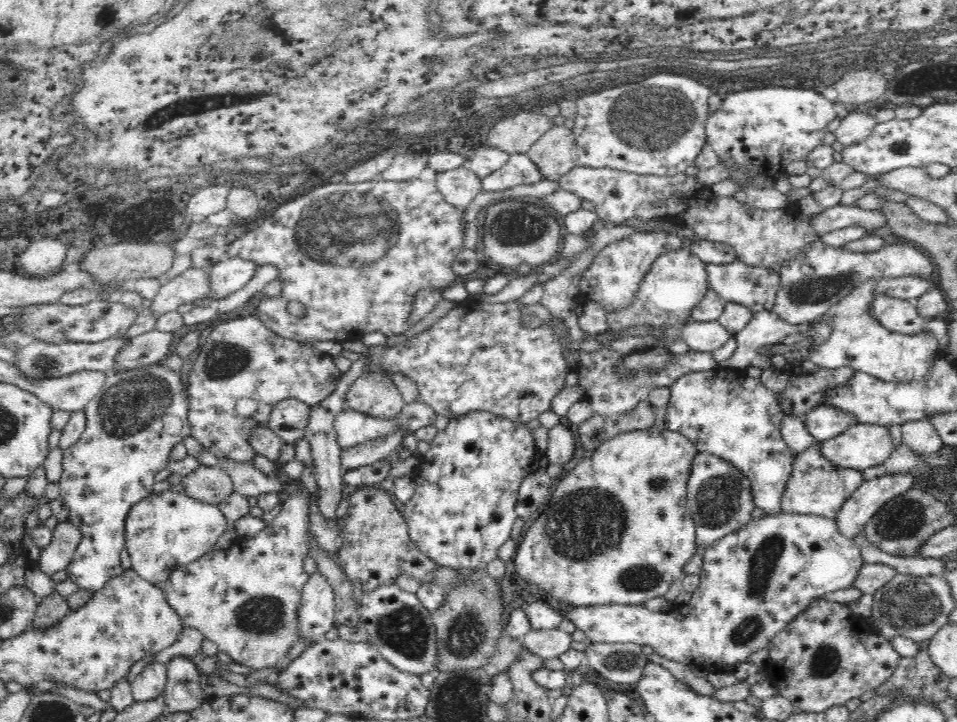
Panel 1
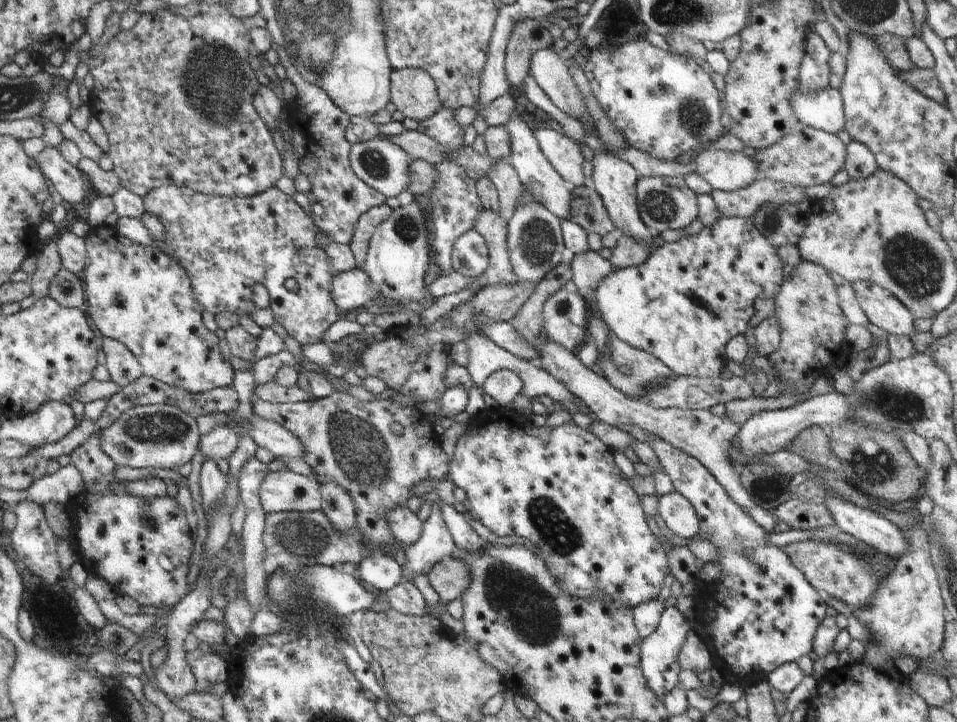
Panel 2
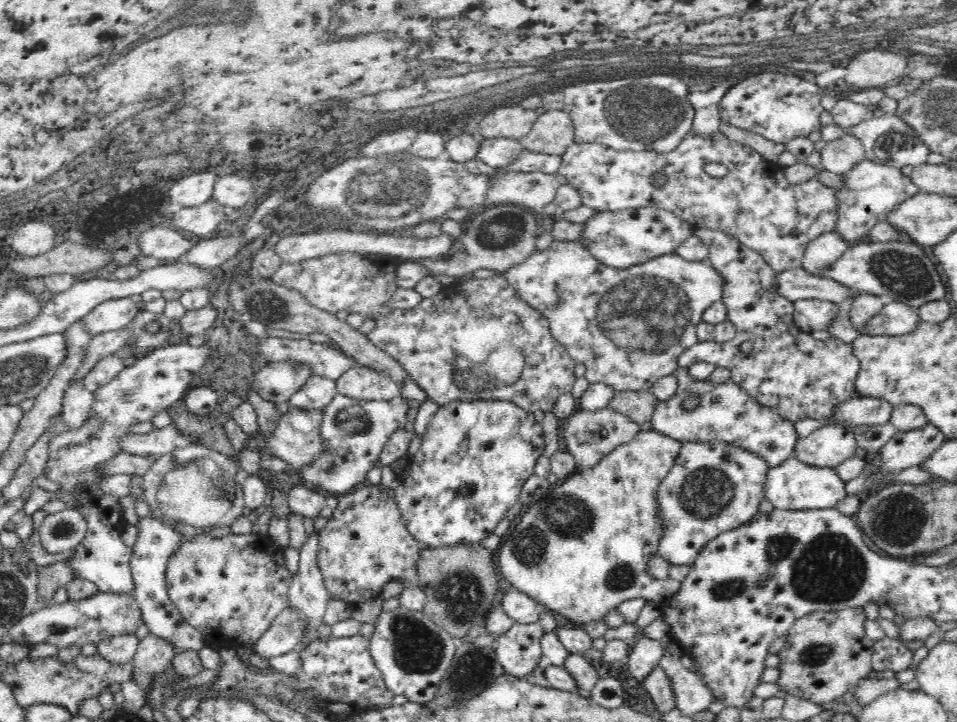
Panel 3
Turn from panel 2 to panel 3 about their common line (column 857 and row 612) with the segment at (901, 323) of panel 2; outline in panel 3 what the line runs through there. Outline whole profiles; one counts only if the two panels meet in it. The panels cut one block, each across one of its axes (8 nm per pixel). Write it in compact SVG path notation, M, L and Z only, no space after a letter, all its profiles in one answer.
M288 606L255 642L253 652L268 660L297 649L305 626L305 614L300 614Z

